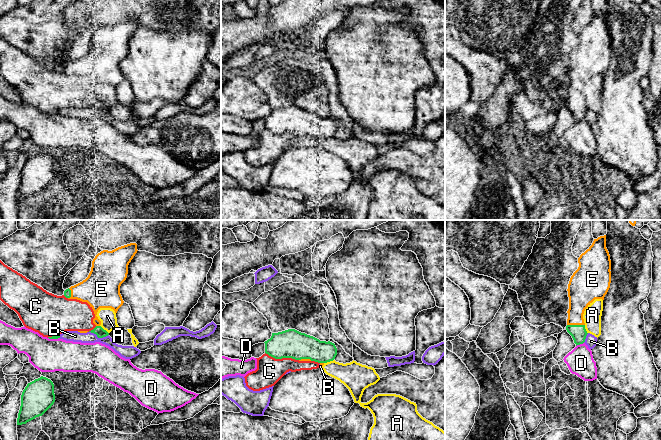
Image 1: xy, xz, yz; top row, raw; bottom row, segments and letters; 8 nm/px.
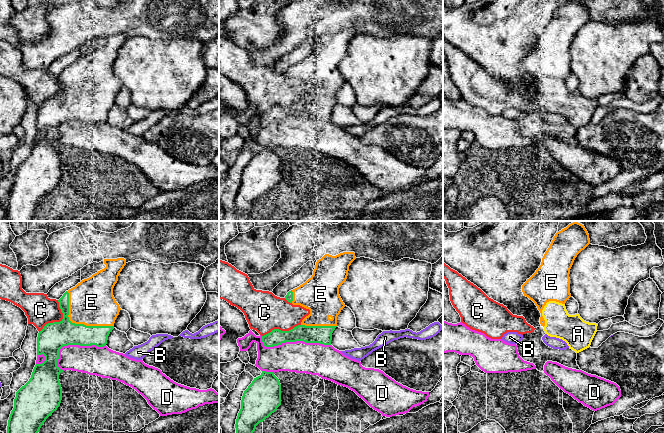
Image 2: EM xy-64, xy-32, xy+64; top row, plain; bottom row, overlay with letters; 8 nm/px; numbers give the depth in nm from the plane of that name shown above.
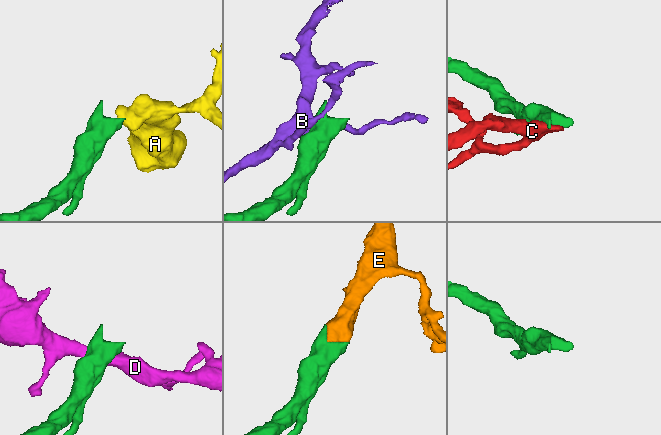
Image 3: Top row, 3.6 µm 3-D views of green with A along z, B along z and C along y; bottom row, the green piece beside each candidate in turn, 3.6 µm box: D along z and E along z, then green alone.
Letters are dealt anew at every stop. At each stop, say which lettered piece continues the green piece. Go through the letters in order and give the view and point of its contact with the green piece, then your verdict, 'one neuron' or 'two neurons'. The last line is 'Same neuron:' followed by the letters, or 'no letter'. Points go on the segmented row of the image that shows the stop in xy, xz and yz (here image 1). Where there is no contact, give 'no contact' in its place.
A: meets green in xz at (328, 361); two neurons
B: meets green in xy at (99, 337); two neurons
C: meets green in xz at (282, 357); two neurons
D: meets green in yz at (579, 344); two neurons
E: meets green in yz at (576, 325); one neuron
Same neuron: E

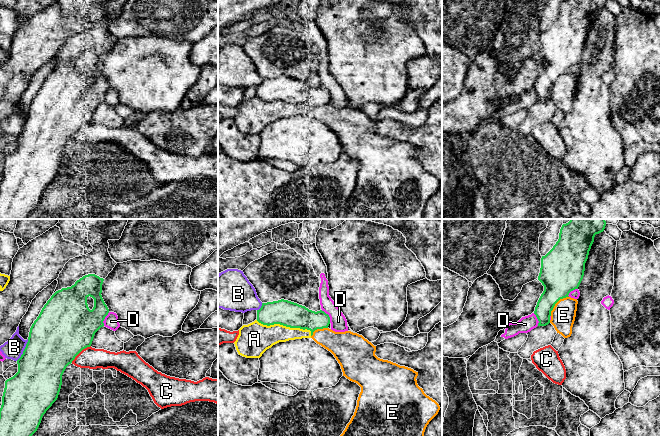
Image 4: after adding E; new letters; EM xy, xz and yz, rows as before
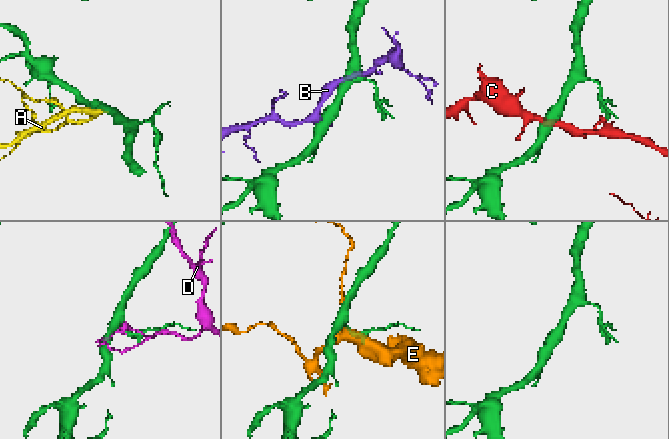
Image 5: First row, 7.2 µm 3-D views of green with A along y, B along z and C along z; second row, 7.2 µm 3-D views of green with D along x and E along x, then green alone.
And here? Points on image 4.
A: meets green in xz at (285, 325); two neurons
B: meets green in xy at (24, 350); two neurons
C: meets green in xy at (80, 351); two neurons
D: meets green in xz at (328, 315); two neurons
E: meets green in yz at (556, 302); two neurons
Same neuron: no letter

